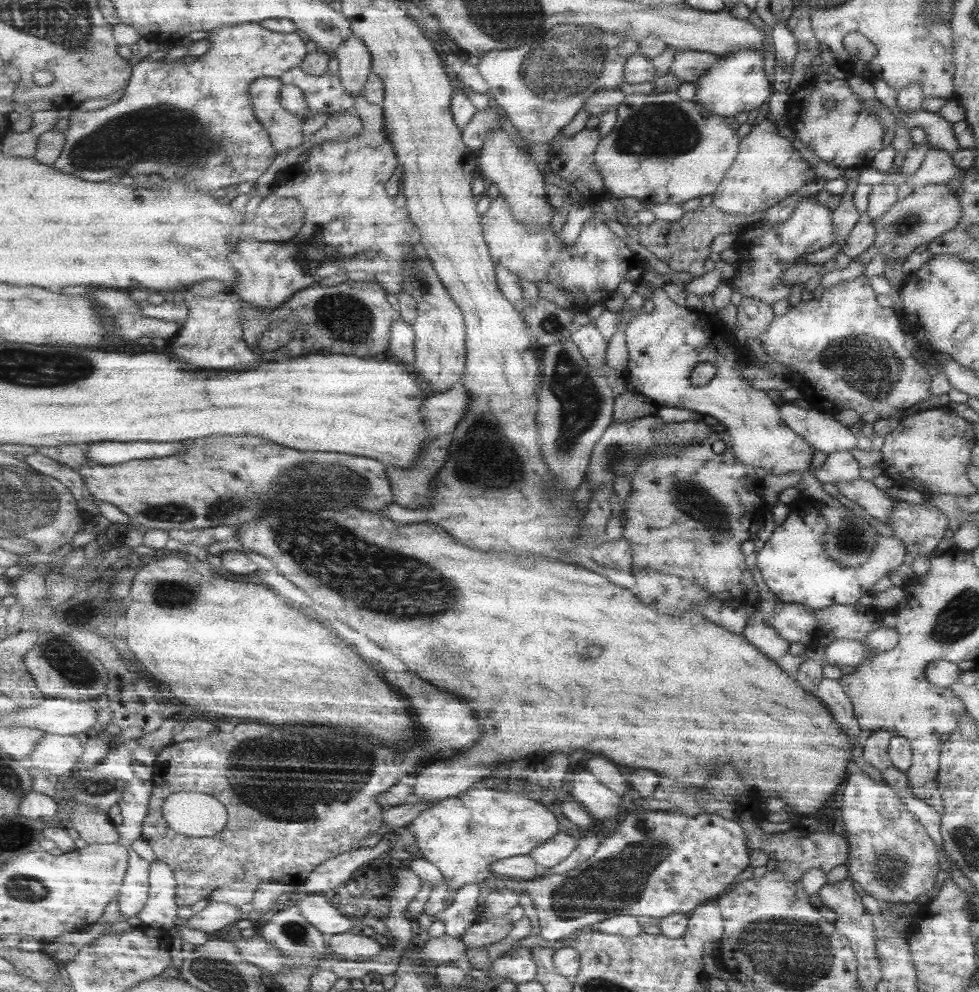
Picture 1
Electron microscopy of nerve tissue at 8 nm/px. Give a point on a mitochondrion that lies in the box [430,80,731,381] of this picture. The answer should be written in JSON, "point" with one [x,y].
{"point":[662,127]}

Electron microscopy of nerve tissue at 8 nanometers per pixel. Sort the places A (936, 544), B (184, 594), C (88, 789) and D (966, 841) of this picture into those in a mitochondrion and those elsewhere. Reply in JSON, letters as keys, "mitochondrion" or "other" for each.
{"A":"other","B":"mitochondrion","C":"mitochondrion","D":"mitochondrion"}

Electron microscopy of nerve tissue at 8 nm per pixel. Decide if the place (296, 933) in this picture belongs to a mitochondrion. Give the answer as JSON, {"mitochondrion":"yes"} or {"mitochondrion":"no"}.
{"mitochondrion":"yes"}

